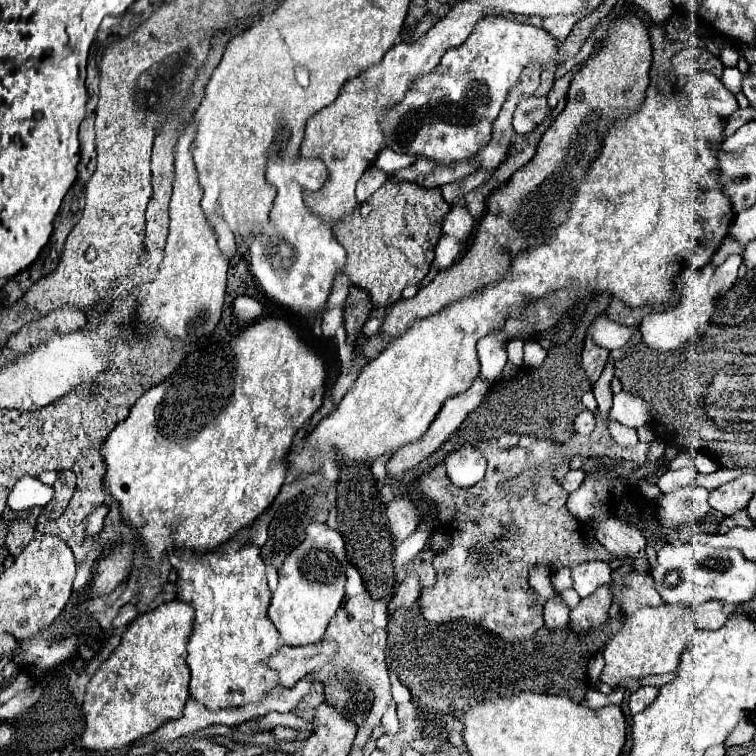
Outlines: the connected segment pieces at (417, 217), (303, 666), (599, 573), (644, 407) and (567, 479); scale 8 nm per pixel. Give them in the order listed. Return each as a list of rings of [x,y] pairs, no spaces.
[[[388,179],[368,201],[372,211],[362,217],[356,209],[338,227],[334,227],[334,235],[348,253],[344,273],[350,277],[350,281],[356,287],[368,291],[374,307],[390,307],[402,297],[406,285],[418,285],[426,277],[434,259],[434,247],[442,235],[442,219],[450,211],[450,205],[442,199],[440,187],[422,187],[418,183],[394,179]]]
[[[330,639],[318,641],[314,645],[304,645],[304,647],[282,645],[280,651],[274,657],[270,657],[268,665],[278,671],[280,685],[294,687],[298,679],[324,667],[336,655],[336,649],[338,645]]]
[[[582,563],[572,567],[572,579],[574,579],[574,589],[578,591],[580,597],[592,595],[592,591],[600,585],[608,583],[610,575],[610,565],[608,563]]]
[[[622,391],[614,395],[614,407],[610,411],[610,417],[626,427],[640,427],[648,423],[650,405],[642,397]]]
[[[570,469],[566,475],[564,475],[564,479],[560,479],[560,485],[568,491],[568,493],[572,493],[572,491],[576,491],[580,485],[582,485],[582,479],[586,477],[586,473],[582,471],[582,469]]]

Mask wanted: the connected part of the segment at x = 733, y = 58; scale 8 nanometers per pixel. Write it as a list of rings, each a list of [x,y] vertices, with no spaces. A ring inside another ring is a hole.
[[[724,47],[722,53],[720,53],[720,61],[722,61],[726,67],[736,67],[738,59],[740,59],[740,55],[738,55],[738,51],[734,51],[732,47]]]

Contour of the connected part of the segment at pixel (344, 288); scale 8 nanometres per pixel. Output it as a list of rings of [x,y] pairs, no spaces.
[[[336,277],[336,283],[334,283],[334,289],[332,289],[332,293],[330,293],[330,299],[328,299],[326,309],[342,305],[342,303],[344,303],[344,299],[346,299],[346,295],[348,295],[348,285],[346,285],[346,283],[342,283],[342,279],[340,279],[340,277]]]

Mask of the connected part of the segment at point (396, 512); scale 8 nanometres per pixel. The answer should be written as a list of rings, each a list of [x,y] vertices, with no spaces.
[[[400,497],[386,505],[386,519],[388,529],[394,535],[394,541],[404,541],[416,531],[420,523],[420,513],[408,499]]]

